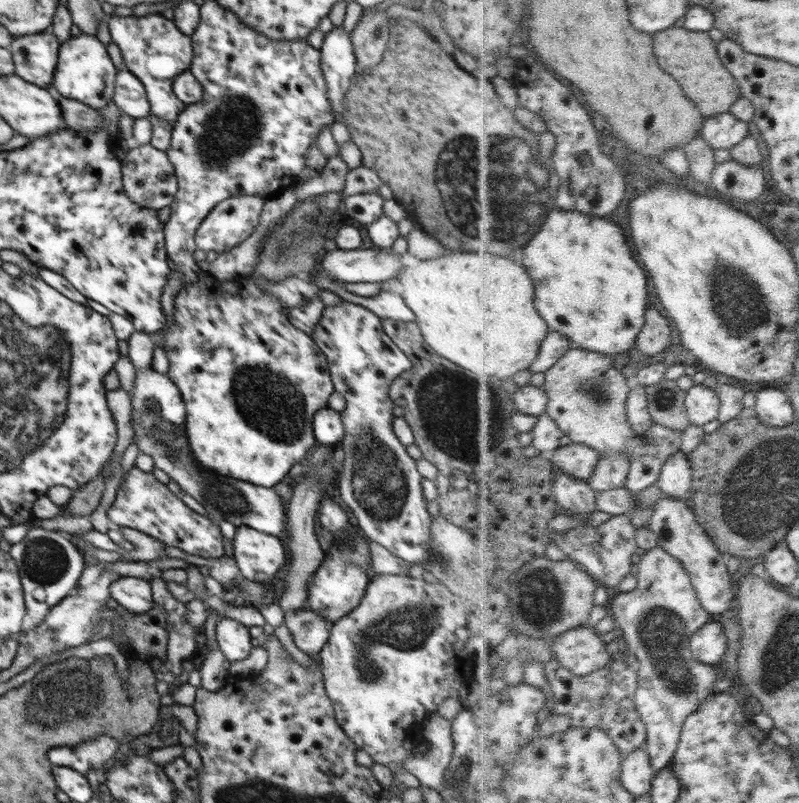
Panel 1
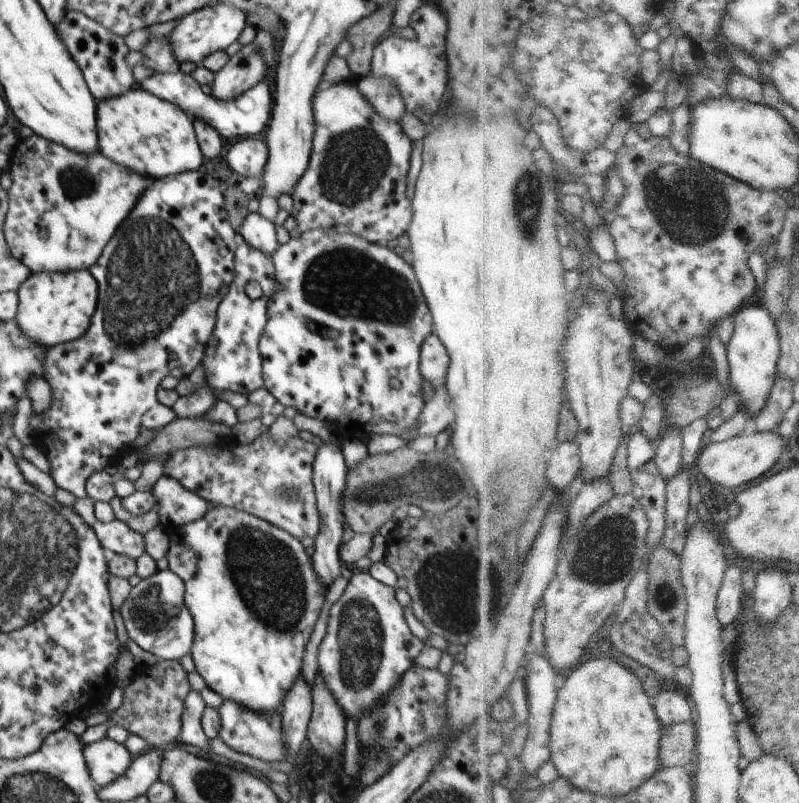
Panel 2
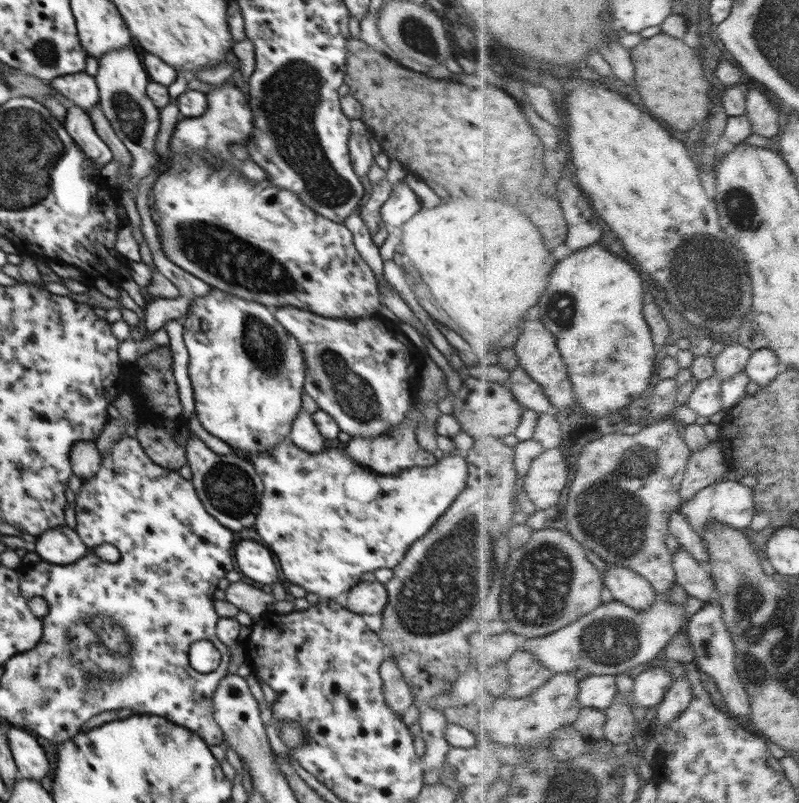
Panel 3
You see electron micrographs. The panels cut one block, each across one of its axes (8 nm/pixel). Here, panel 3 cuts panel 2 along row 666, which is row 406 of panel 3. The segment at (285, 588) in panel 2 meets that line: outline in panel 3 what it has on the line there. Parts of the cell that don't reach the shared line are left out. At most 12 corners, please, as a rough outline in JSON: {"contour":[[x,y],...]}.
{"contour":[[270,308],[182,318],[196,415],[241,455],[288,438],[306,365]]}

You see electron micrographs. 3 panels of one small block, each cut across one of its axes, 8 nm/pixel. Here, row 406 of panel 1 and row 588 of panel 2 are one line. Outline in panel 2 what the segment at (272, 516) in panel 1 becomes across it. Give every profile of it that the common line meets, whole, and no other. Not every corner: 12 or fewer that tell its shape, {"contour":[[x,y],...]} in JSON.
{"contour":[[169,569],[131,588],[127,634],[158,660],[191,653],[184,582]]}

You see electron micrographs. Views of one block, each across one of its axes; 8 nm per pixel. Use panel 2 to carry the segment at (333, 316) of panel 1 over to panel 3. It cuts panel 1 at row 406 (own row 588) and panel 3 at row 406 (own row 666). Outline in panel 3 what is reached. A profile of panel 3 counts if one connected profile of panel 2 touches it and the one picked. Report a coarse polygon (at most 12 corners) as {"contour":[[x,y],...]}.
{"contour":[[274,316],[352,437],[410,414],[428,355],[379,316]]}

